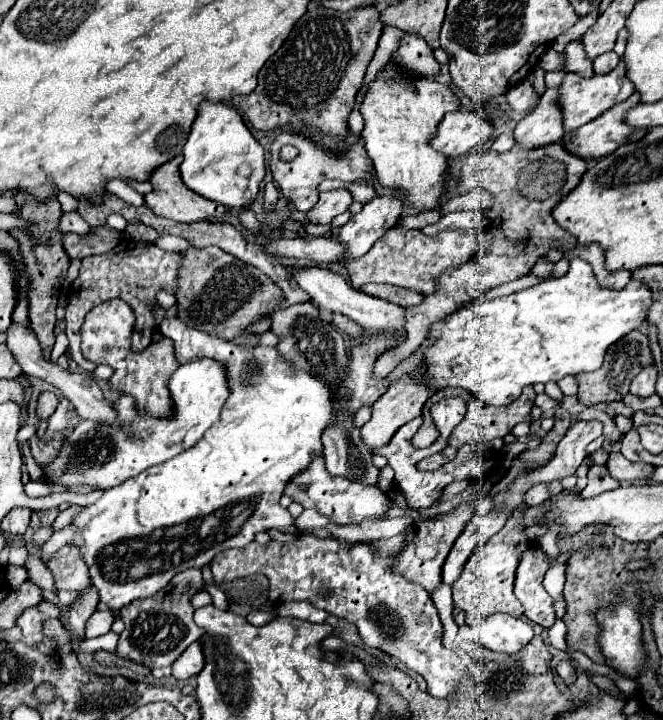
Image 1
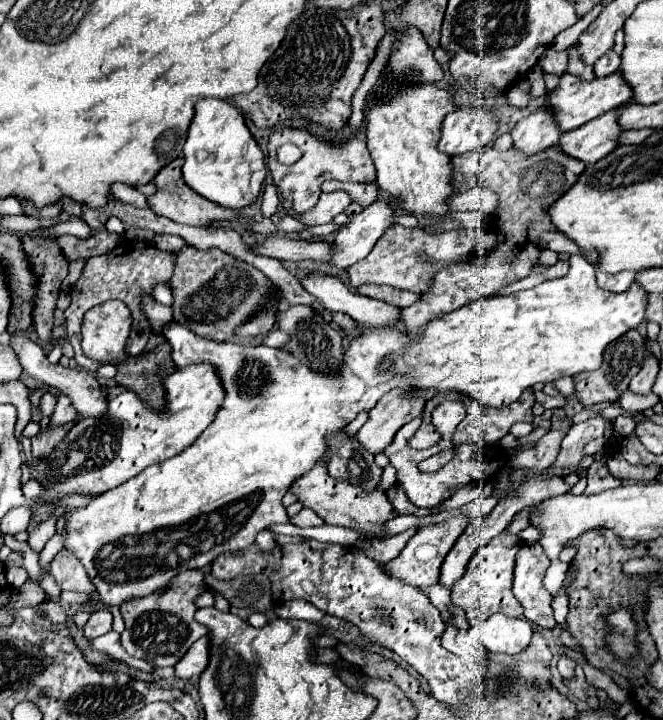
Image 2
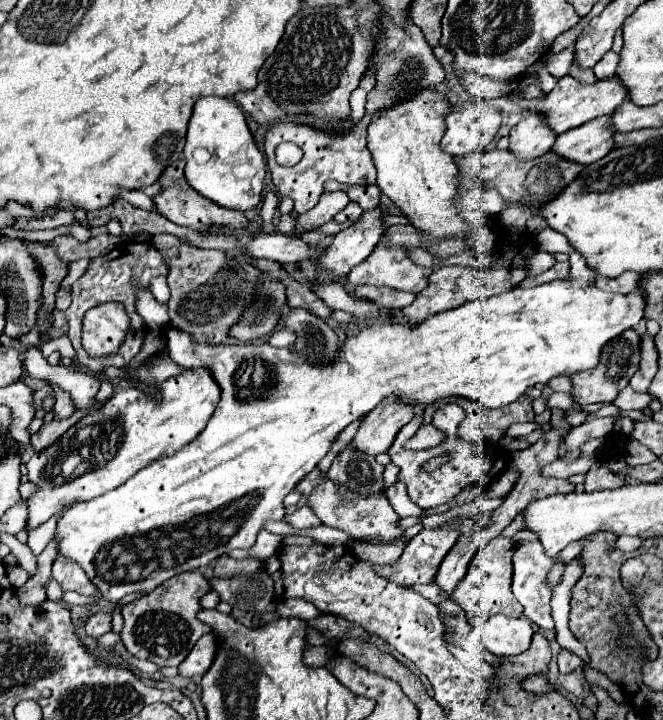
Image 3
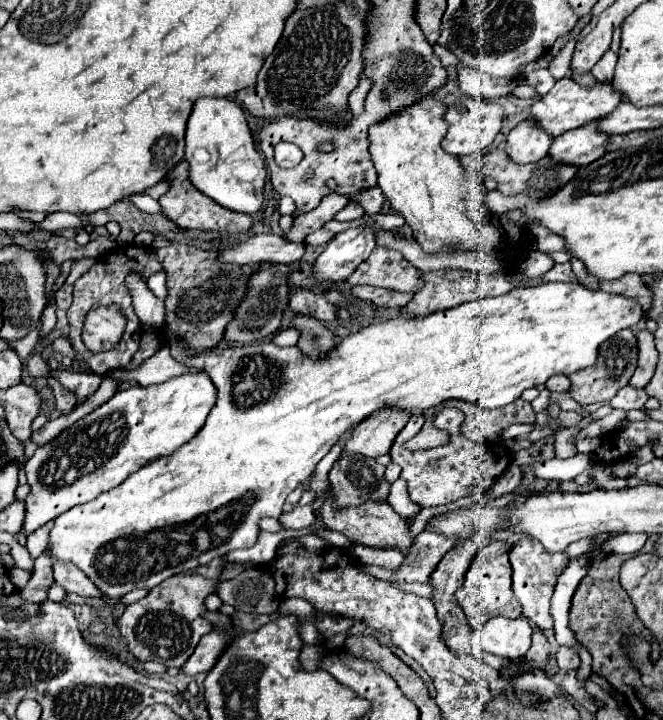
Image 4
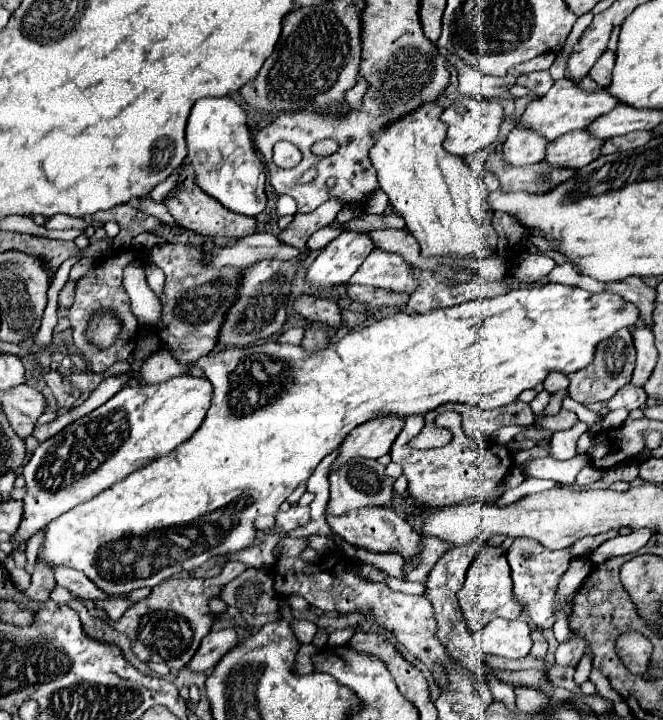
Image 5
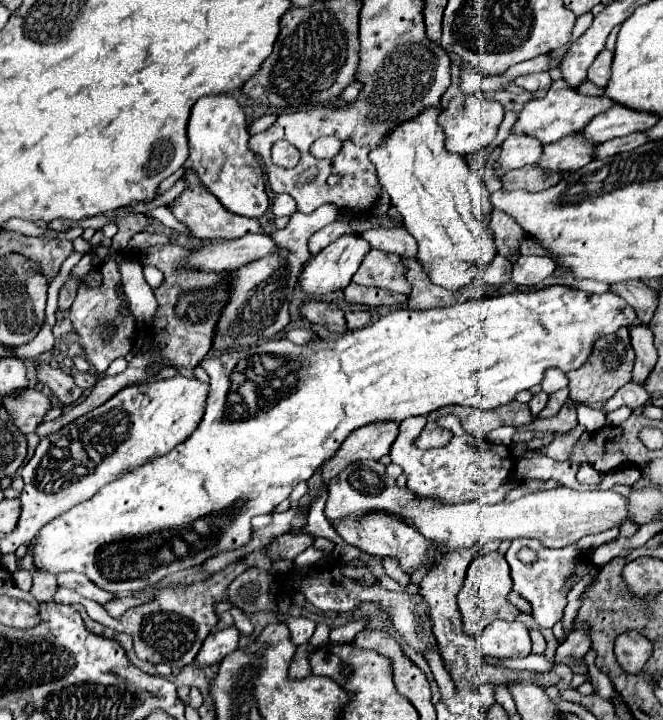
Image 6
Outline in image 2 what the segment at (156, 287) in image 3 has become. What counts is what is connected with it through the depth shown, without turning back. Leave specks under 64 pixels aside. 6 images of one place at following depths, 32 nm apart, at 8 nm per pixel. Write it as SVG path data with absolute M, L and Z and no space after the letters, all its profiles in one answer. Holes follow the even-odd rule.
M158 284L158 288L154 288L154 300L164 306L170 306L174 298L172 298L172 292L164 284Z

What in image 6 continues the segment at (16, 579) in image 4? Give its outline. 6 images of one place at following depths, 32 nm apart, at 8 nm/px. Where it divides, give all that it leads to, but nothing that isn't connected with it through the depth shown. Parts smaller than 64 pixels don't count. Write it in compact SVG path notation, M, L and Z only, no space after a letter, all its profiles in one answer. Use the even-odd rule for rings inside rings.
M14 570L12 572L12 578L14 578L14 582L16 582L16 586L20 588L20 590L30 590L30 586L32 586L32 576L30 576L30 572L28 570Z

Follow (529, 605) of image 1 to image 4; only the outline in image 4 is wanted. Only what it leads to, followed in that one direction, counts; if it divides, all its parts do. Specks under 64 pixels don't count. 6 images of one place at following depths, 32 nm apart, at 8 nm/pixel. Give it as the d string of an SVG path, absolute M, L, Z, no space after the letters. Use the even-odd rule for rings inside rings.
M516 542L512 546L512 554L510 554L510 562L512 562L512 590L514 596L518 598L518 602L524 608L524 616L528 620L532 620L540 630L552 628L554 620L550 616L550 598L552 598L552 590L554 590L554 582L556 582L556 570L564 570L568 566L568 560L564 554L548 554L542 544L520 544Z

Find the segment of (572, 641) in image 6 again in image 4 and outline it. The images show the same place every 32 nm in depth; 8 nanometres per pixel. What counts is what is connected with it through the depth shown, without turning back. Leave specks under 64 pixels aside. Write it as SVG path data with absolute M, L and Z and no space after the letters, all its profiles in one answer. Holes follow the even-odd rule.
M560 646L560 650L556 652L556 660L558 660L560 670L576 670L580 666L580 658L574 648Z

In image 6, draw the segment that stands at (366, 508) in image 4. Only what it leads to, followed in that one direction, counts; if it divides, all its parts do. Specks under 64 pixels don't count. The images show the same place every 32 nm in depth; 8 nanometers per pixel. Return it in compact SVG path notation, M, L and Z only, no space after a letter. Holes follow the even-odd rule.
M374 510L374 512L366 512L364 516L346 516L342 520L336 520L332 526L344 538L344 542L360 548L366 554L372 554L372 556L378 556L378 558L388 558L388 556L398 558L404 572L414 572L422 564L426 564L426 550L430 546L426 542L426 538L422 534L418 534L402 518L392 516L390 512Z

